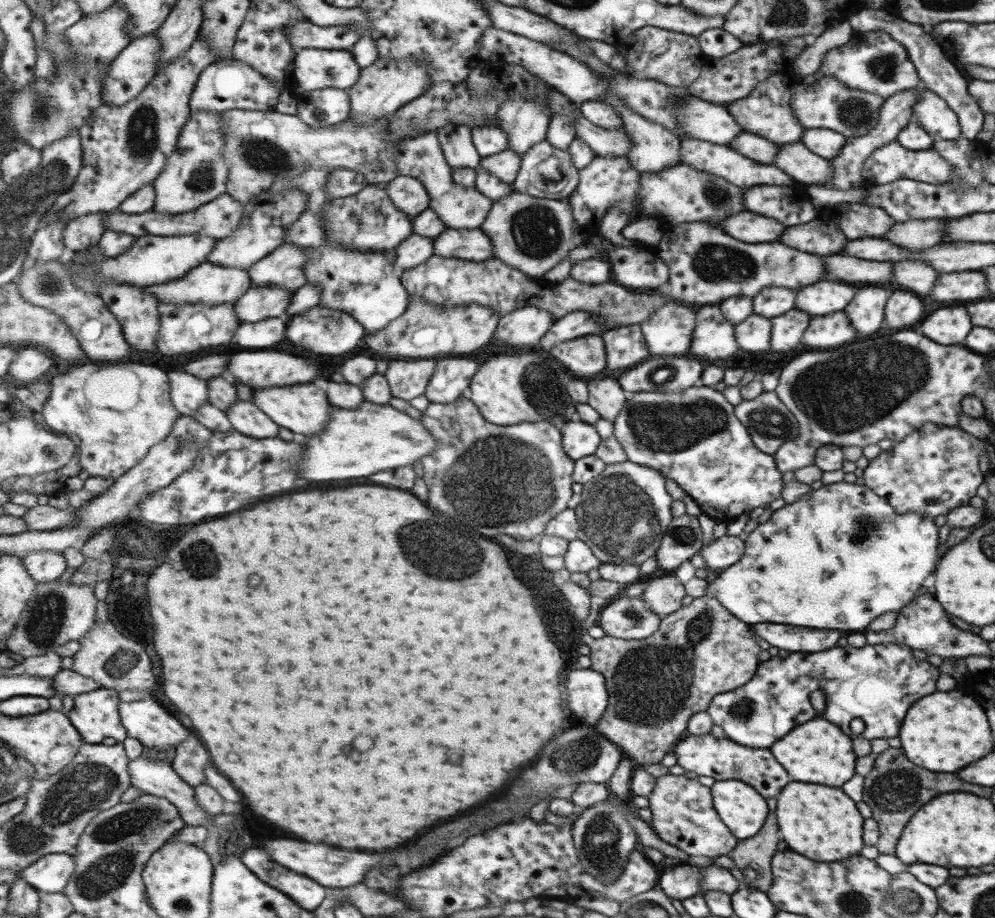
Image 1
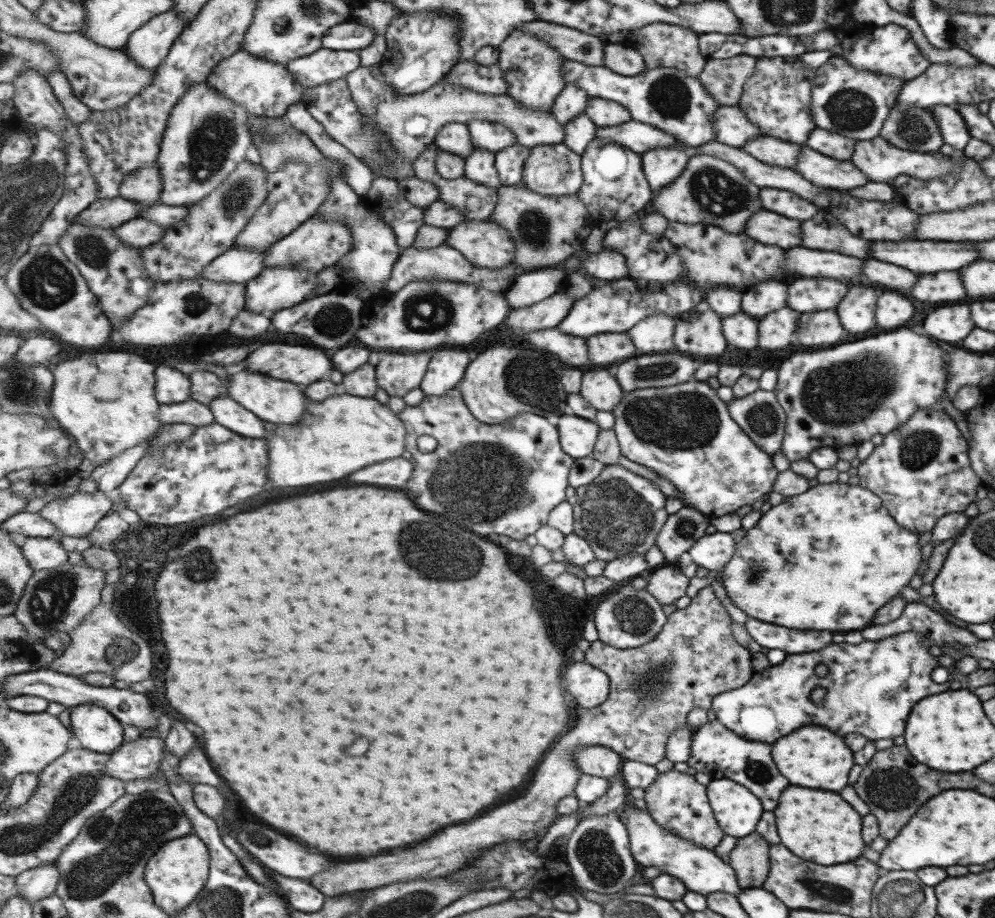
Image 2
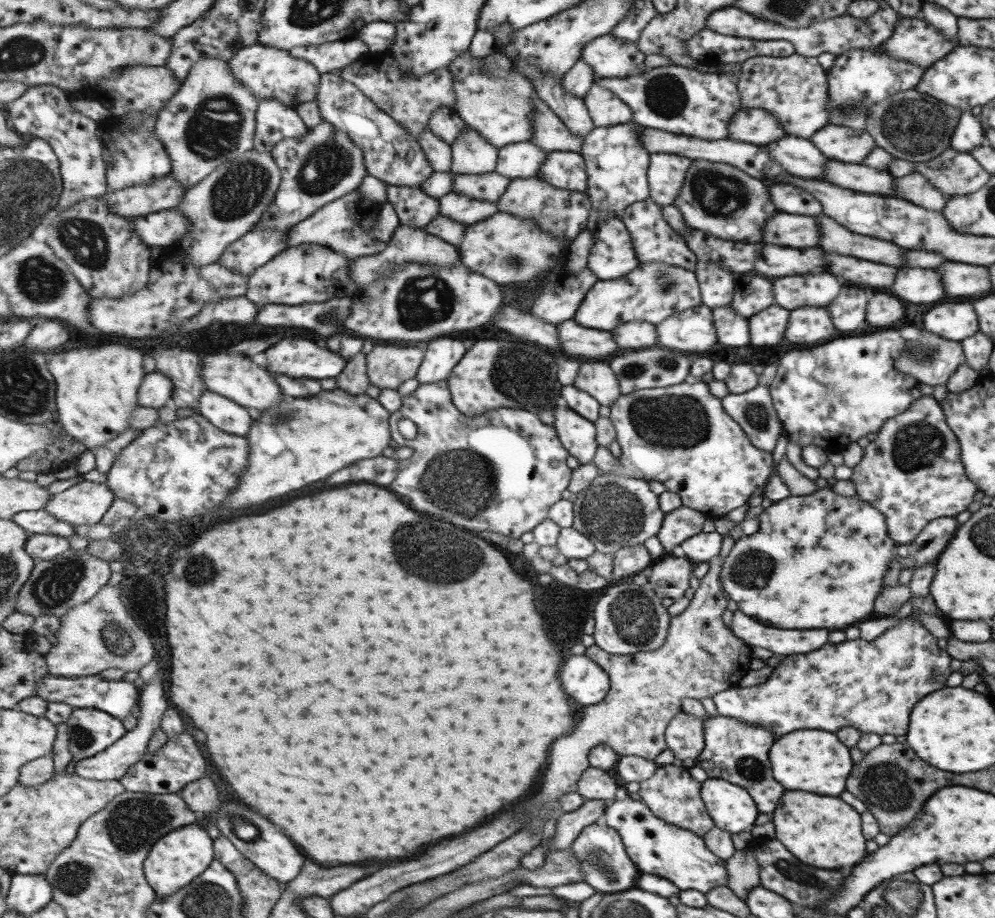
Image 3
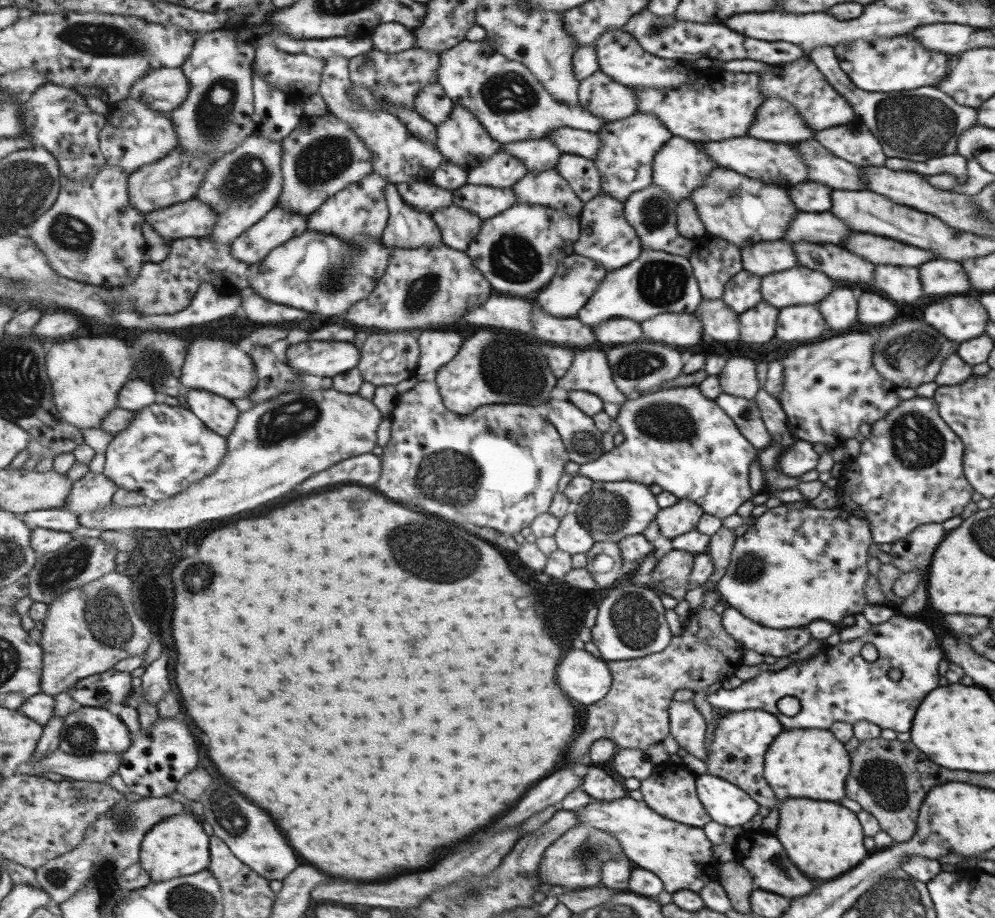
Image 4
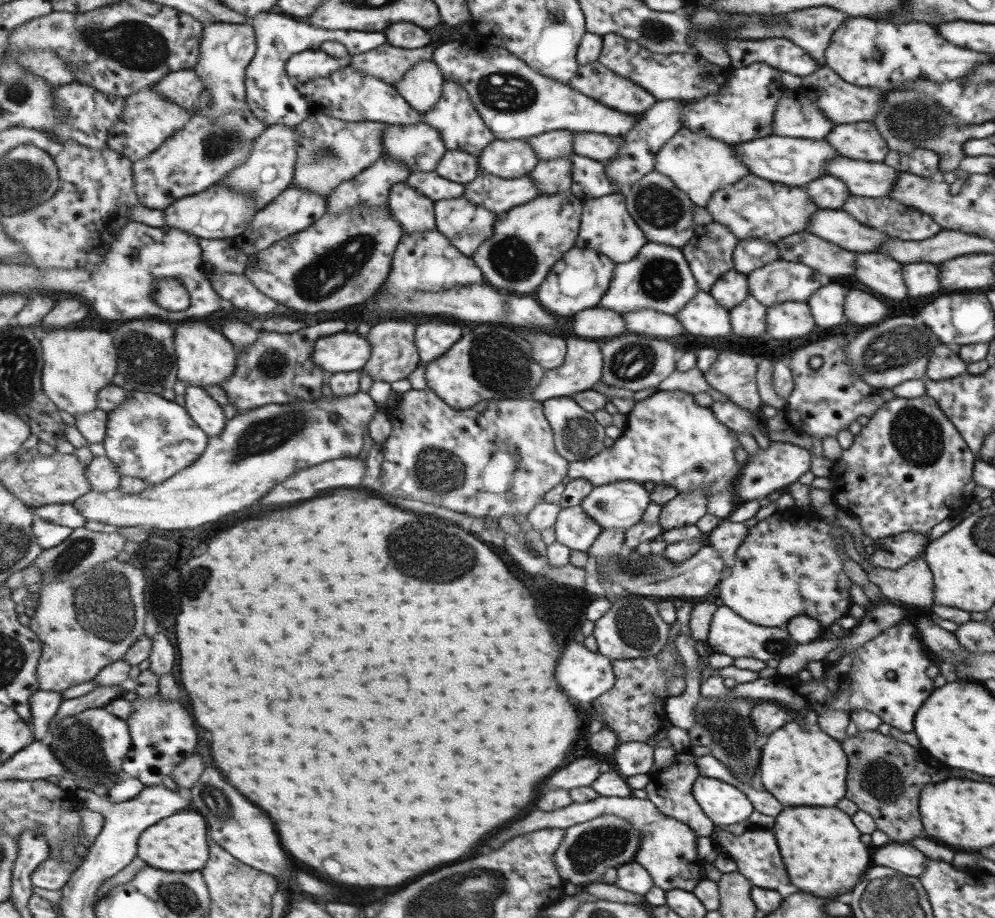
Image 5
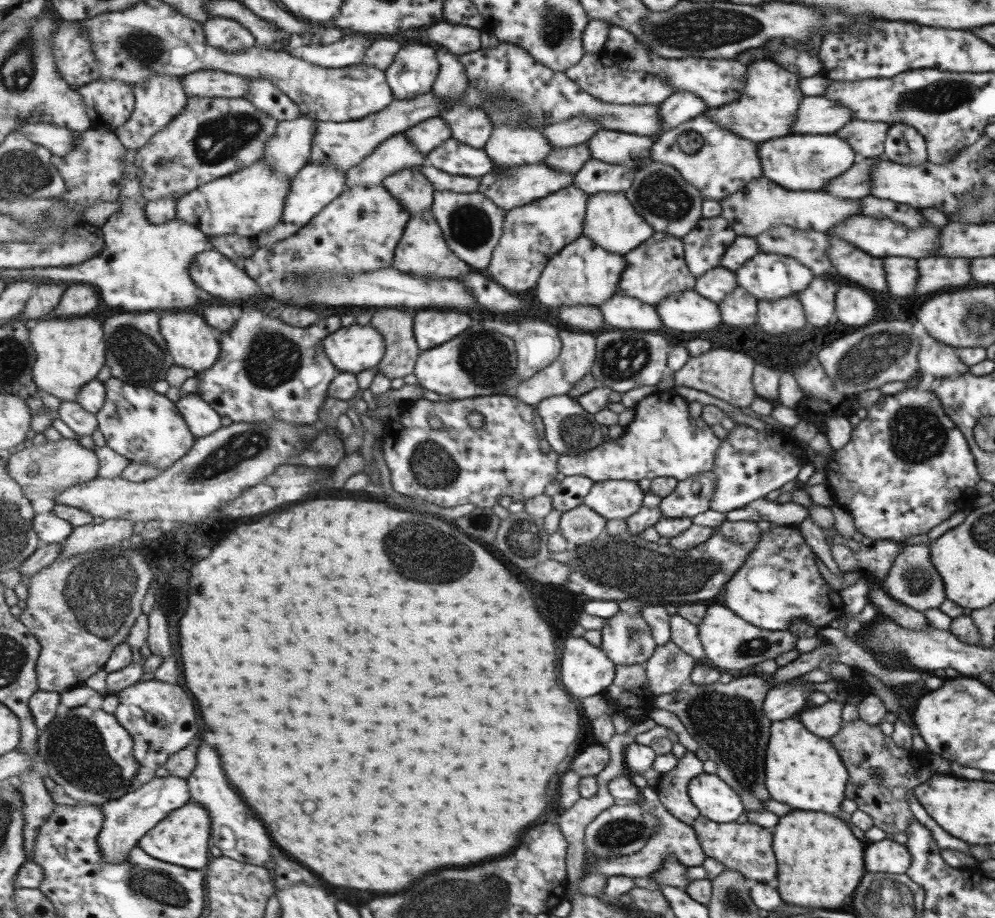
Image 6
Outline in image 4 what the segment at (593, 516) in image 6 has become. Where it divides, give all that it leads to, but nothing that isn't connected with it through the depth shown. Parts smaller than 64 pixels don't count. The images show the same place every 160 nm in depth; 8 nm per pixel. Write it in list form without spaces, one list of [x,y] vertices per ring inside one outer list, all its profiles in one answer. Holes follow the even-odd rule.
[[[574,510],[560,522],[555,540],[557,548],[569,554],[587,554],[596,543],[592,532],[584,528]]]

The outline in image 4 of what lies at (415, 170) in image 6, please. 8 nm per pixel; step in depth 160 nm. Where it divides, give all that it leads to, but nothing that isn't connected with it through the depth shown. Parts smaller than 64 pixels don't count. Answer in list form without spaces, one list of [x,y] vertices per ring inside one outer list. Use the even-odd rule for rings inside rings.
[[[389,183],[385,189],[390,219],[382,240],[389,248],[421,248],[444,244],[442,231],[432,213],[421,212],[401,196],[398,185]]]

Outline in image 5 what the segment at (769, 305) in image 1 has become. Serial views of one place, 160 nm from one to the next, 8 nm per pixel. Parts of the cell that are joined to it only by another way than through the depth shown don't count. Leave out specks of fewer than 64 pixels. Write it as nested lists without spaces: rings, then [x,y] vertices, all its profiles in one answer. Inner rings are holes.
[[[731,268],[712,283],[709,293],[719,306],[729,310],[741,304],[748,295],[746,274]]]

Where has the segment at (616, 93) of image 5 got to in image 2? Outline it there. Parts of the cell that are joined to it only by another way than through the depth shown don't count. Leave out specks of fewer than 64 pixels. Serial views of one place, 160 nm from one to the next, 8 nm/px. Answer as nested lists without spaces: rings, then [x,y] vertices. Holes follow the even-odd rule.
[[[597,97],[589,99],[586,113],[598,127],[617,126],[632,119],[632,113],[625,105]]]

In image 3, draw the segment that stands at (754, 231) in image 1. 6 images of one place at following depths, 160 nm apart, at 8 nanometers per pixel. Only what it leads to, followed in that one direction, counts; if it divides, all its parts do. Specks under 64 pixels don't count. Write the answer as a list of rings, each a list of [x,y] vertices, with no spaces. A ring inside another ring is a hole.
[[[779,212],[773,220],[765,222],[763,242],[789,248],[811,248],[817,244],[817,222],[811,216],[797,216]]]

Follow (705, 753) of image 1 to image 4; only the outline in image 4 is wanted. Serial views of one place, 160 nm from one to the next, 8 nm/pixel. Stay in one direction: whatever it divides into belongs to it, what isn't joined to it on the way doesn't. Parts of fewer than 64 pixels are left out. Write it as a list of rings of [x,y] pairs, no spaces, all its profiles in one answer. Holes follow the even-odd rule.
[[[749,709],[741,712],[726,712],[718,716],[713,739],[706,750],[706,773],[711,776],[723,777],[744,789],[757,804],[763,808],[775,806],[775,794],[769,784],[763,780],[763,754],[771,740],[781,732],[781,724],[767,712]]]

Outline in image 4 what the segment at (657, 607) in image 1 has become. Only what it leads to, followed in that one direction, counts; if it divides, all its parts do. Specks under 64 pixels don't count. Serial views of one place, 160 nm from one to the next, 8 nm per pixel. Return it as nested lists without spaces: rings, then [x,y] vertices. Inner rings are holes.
[[[673,548],[660,558],[651,571],[650,588],[667,593],[676,600],[686,598],[690,576],[695,565],[696,555],[692,552]]]

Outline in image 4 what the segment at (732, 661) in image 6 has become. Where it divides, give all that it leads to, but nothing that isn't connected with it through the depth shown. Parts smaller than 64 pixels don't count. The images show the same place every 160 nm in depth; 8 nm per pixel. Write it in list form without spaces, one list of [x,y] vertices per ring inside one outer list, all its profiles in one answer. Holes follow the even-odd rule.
[[[731,607],[726,608],[721,616],[725,632],[744,646],[745,650],[753,650],[757,654],[769,654],[781,658],[785,654],[797,652],[811,640],[809,632],[803,628],[773,630],[747,620],[748,617]]]

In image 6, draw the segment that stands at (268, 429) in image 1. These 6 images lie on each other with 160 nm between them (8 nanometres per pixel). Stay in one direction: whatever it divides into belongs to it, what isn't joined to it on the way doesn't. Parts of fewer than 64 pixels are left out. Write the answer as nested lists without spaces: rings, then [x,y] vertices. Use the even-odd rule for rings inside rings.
[[[195,392],[181,395],[176,405],[184,414],[189,430],[196,438],[209,436],[223,427],[222,414]]]

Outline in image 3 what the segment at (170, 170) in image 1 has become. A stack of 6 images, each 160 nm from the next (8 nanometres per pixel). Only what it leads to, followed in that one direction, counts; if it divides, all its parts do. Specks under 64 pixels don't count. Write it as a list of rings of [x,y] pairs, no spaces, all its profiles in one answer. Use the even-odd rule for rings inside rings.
[[[207,56],[197,62],[192,68],[188,79],[182,84],[177,96],[167,103],[167,106],[158,114],[156,135],[163,141],[172,157],[172,176],[180,181],[184,188],[191,189],[213,175],[223,164],[238,159],[246,152],[255,149],[256,138],[256,112],[260,102],[253,95],[253,90],[245,86],[233,71],[231,61],[223,57]]]

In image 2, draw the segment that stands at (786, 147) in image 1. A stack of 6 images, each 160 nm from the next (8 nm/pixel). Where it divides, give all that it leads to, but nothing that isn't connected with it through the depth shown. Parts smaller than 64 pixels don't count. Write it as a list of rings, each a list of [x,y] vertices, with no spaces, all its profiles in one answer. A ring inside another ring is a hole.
[[[807,146],[801,148],[797,156],[795,172],[801,174],[807,182],[837,190],[849,190],[860,187],[868,180],[865,175],[849,160],[831,160],[827,156],[821,156],[820,152],[809,150]]]

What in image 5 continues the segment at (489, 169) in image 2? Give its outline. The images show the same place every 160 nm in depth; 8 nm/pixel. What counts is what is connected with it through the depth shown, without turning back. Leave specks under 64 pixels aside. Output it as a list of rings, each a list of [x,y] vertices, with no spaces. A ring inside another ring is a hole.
[[[445,81],[443,88],[444,95],[441,96],[441,100],[431,111],[423,114],[424,122],[432,125],[441,133],[448,150],[462,150],[480,157],[485,148],[496,139],[496,136],[486,125],[467,90],[455,81]]]

